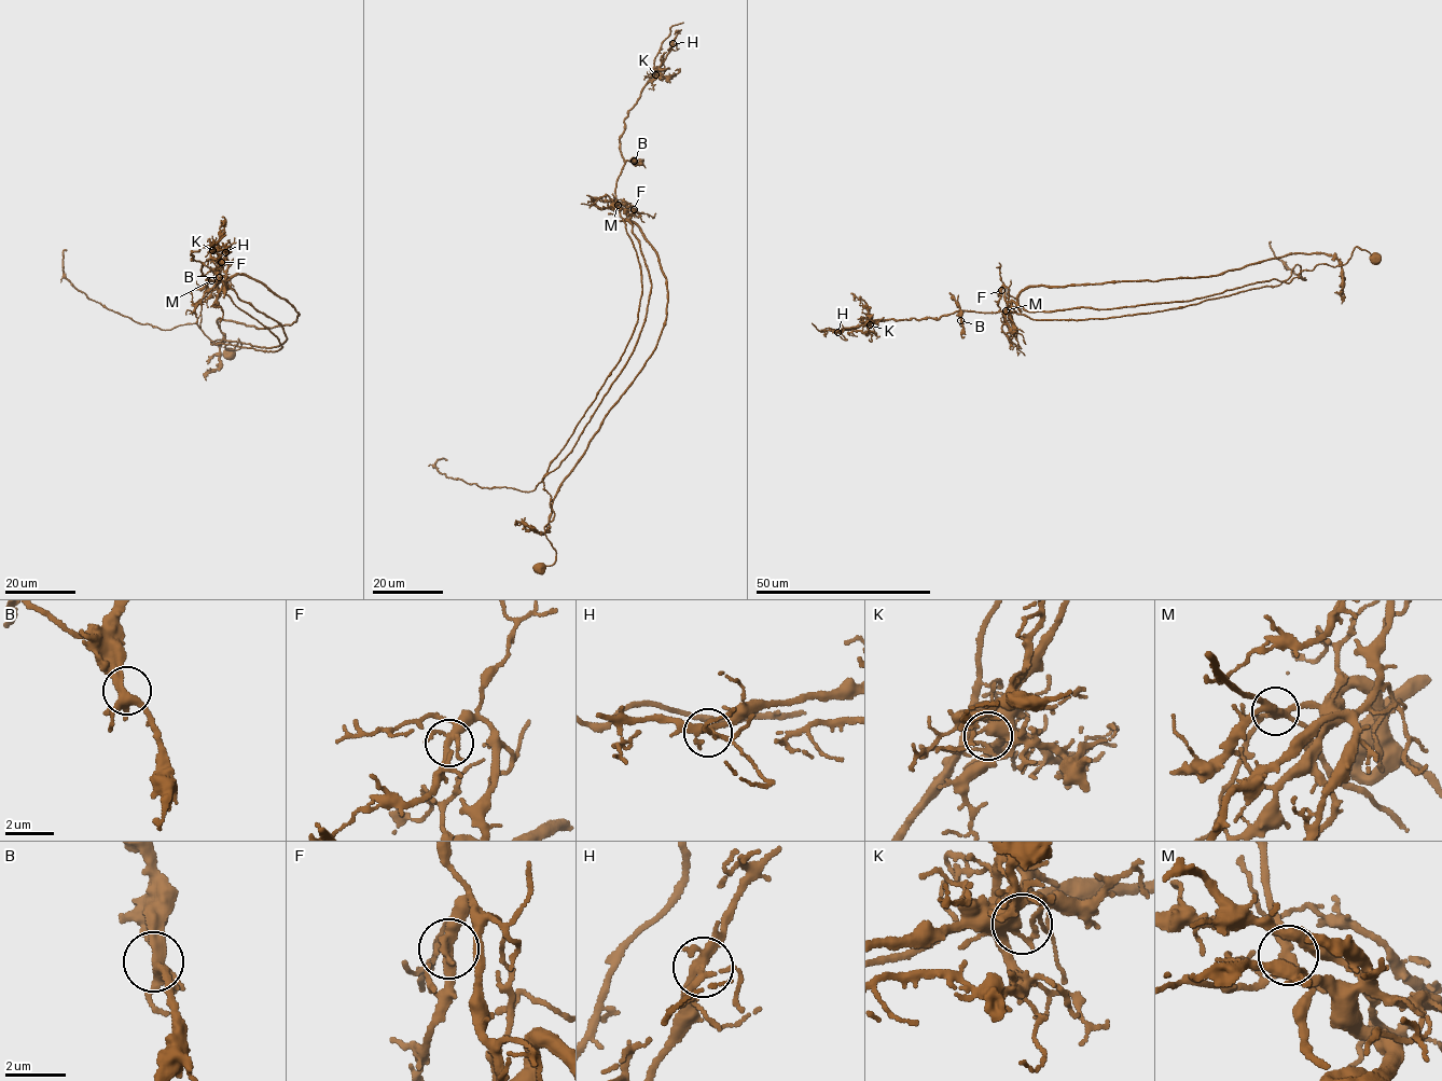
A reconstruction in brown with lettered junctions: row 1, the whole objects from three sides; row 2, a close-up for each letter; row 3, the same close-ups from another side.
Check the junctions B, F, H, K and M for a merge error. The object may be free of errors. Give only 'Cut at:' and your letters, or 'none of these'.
Cut at: M

